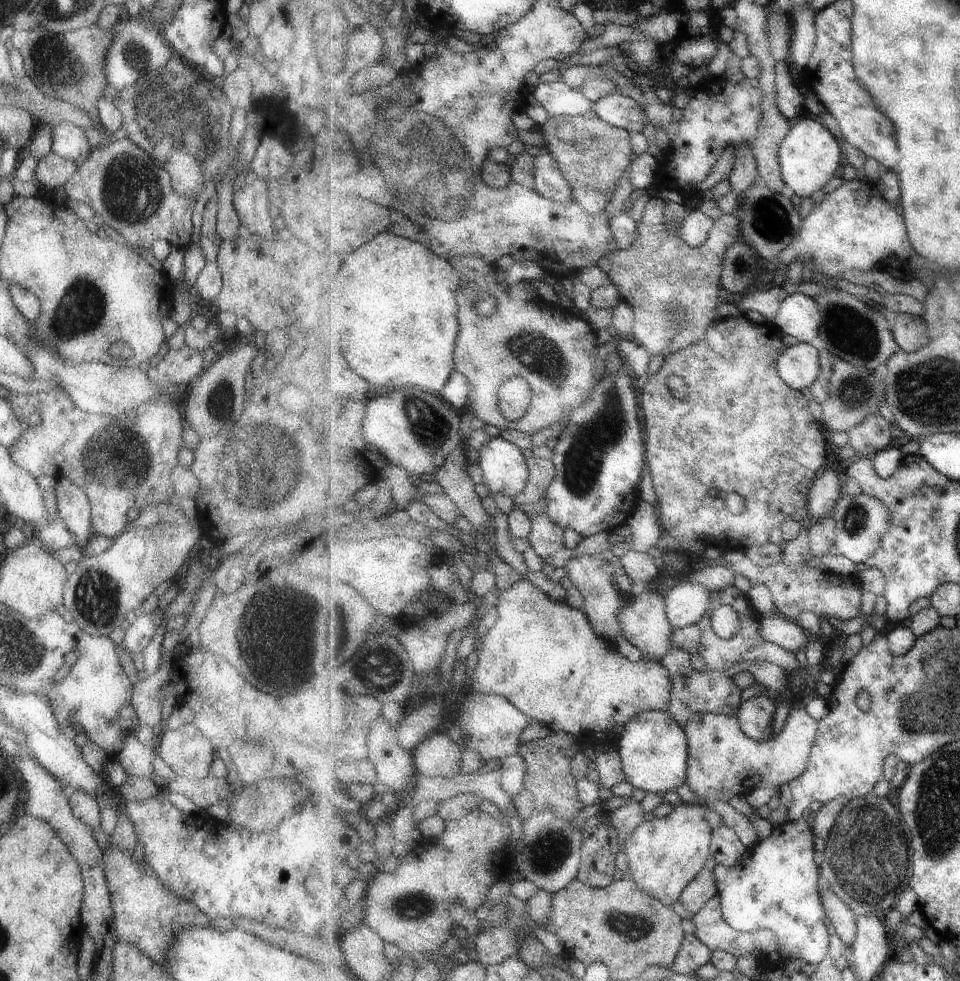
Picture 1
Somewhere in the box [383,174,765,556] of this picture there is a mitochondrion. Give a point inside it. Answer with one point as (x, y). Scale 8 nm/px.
(583, 459)

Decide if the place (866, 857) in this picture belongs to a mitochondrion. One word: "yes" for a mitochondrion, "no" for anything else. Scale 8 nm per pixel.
yes

